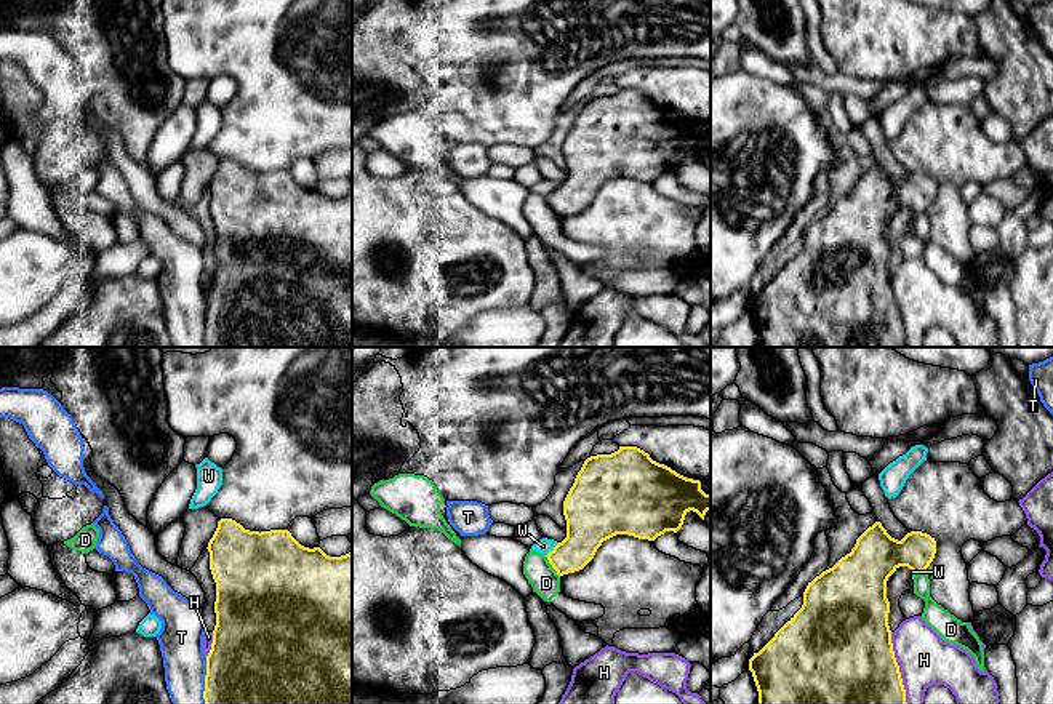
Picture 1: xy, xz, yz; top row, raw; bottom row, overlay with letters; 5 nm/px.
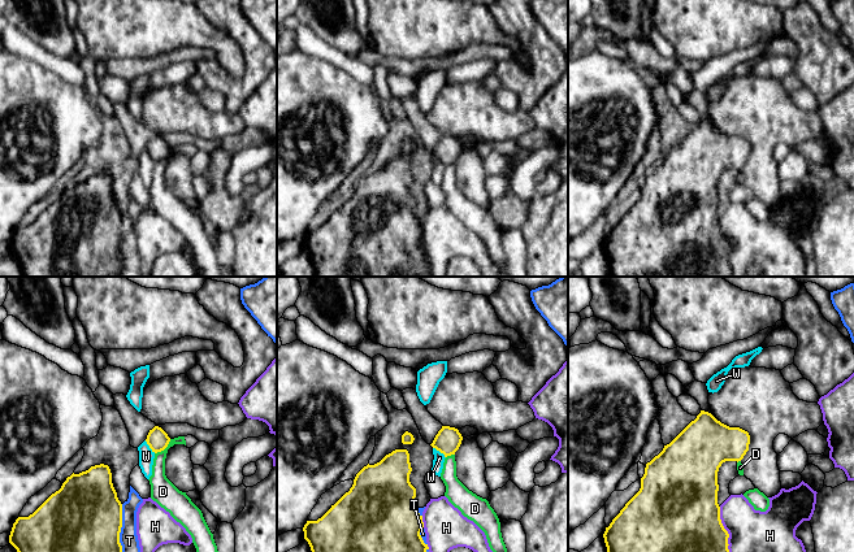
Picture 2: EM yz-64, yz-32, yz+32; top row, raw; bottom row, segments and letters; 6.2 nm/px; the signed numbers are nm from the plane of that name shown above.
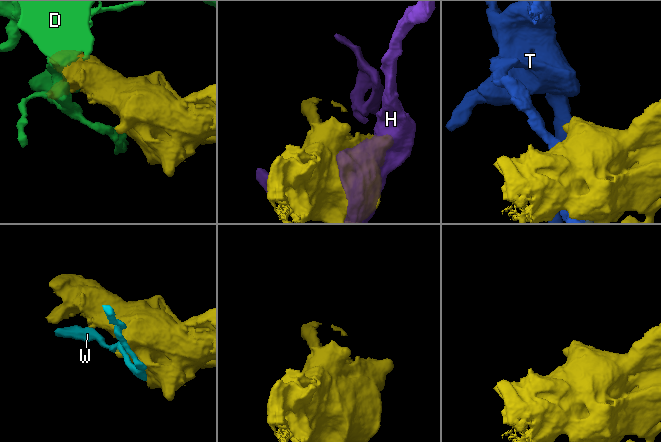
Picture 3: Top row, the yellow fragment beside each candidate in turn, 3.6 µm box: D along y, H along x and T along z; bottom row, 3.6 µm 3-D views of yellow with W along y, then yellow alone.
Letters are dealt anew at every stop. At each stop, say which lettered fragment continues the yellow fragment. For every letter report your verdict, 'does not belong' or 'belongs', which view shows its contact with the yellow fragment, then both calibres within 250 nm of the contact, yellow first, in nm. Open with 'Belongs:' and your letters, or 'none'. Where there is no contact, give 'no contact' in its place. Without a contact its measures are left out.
Belongs: none
D: does not belong; contact in xz; calibres 200 and 140 nm
H: does not belong; contact in yz; calibres 440 and 260 nm
T: does not belong; contact in xy; calibres 420 and 220 nm
W: does not belong; contact in xz; calibres 260 and 80 nm

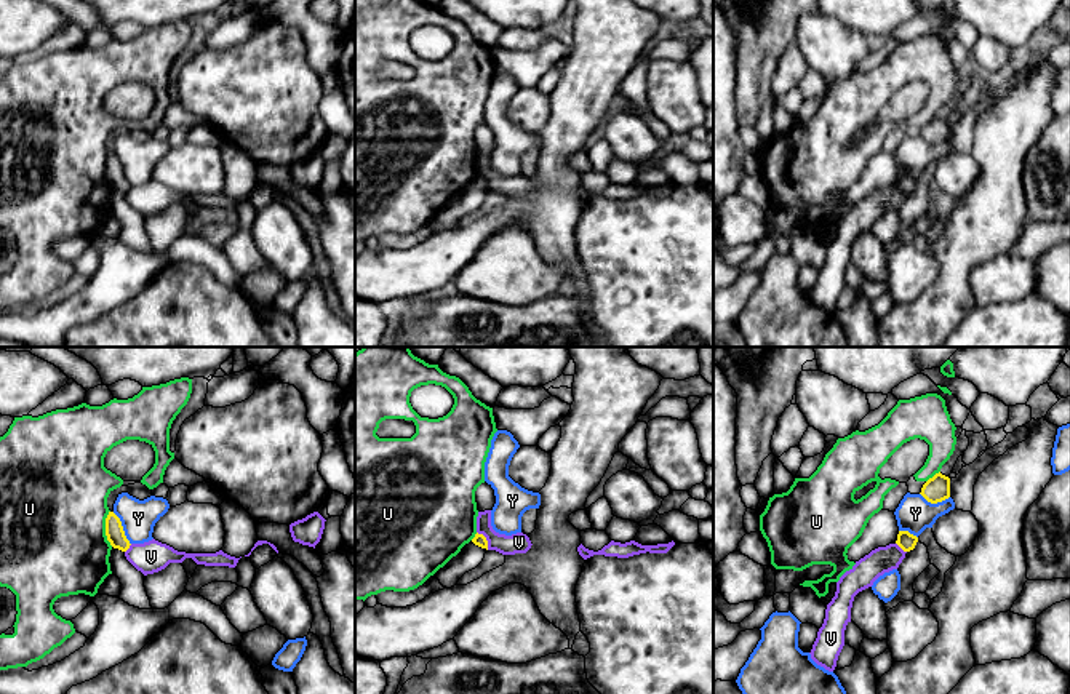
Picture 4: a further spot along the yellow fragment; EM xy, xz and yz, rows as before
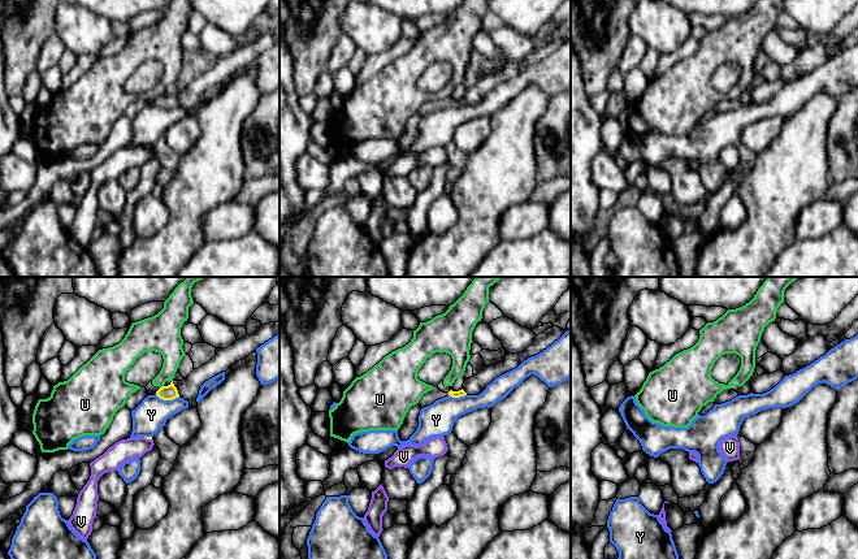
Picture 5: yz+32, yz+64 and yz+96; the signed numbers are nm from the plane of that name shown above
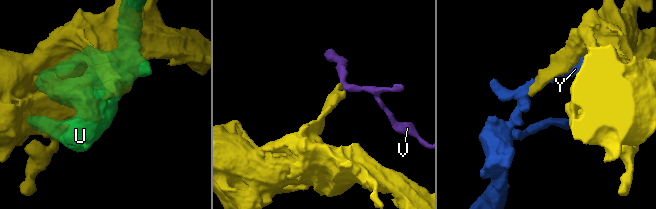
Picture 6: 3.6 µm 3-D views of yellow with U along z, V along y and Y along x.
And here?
Belongs: none
U: does not belong; contact in xy; calibres 90 and 500 nm
V: does not belong; contact in xz; calibres 60 and 100 nm
Y: does not belong; contact in xy; calibres 90 and 180 nm

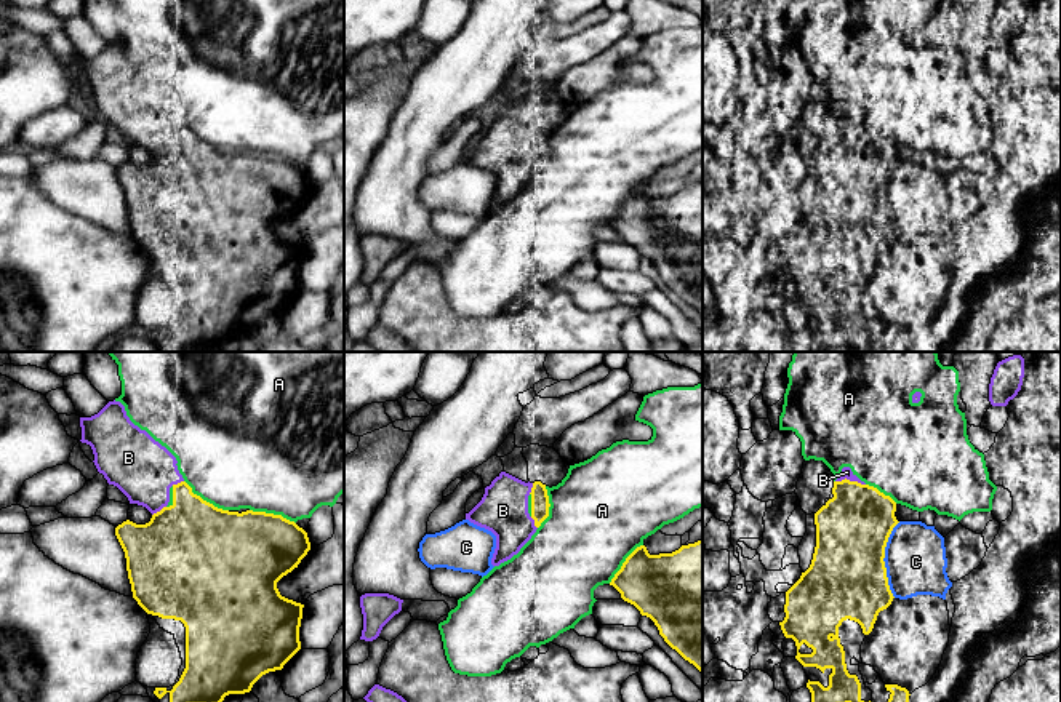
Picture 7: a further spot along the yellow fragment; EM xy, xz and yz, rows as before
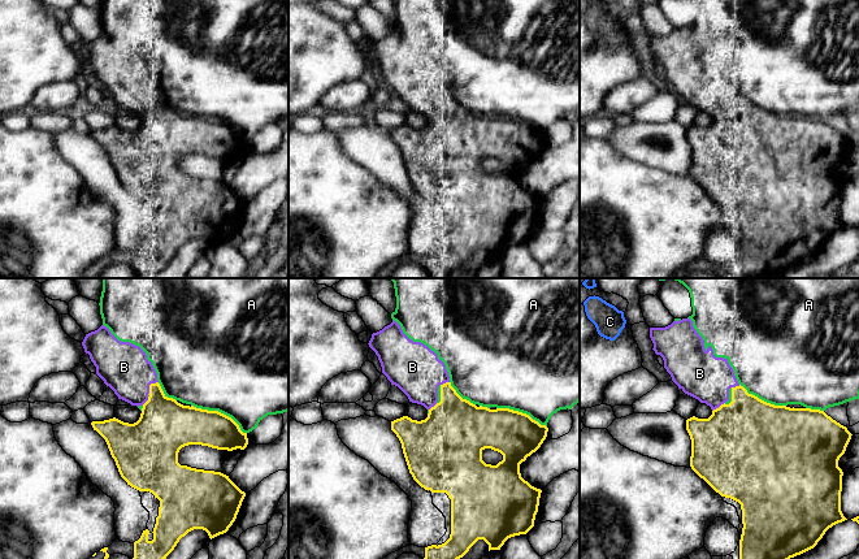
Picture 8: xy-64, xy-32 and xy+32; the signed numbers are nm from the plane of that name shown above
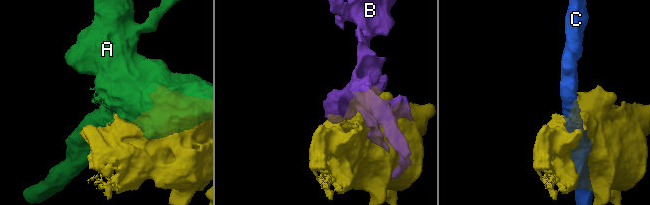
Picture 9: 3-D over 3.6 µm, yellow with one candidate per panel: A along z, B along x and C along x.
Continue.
Belongs: B
A: does not belong; contact in xy; calibres 480 and 500 nm
B: belongs; contact in yz; calibres 360 and 50 nm
C: does not belong; contact in yz; calibres 400 and 300 nm

